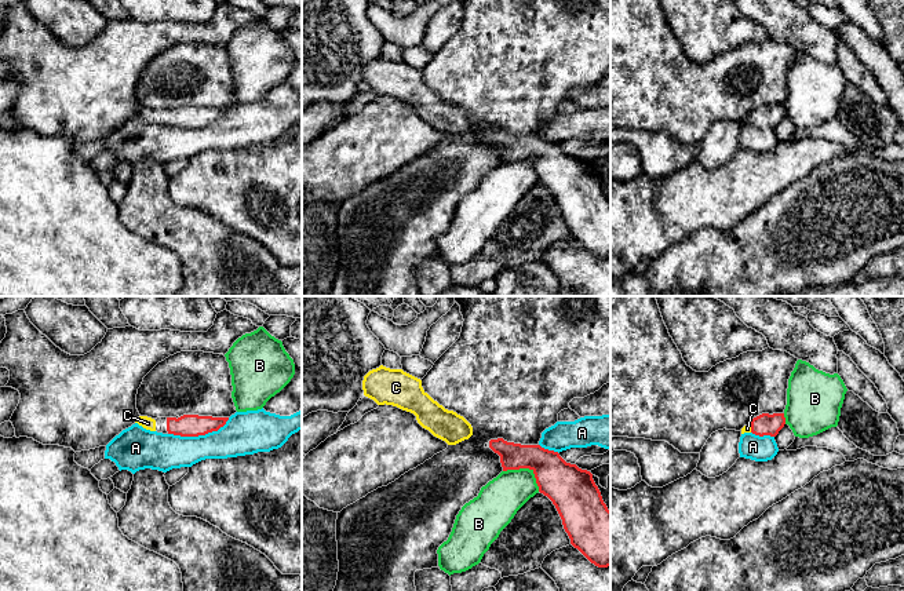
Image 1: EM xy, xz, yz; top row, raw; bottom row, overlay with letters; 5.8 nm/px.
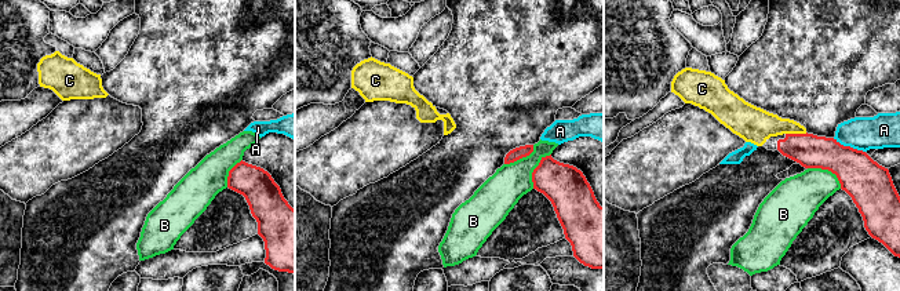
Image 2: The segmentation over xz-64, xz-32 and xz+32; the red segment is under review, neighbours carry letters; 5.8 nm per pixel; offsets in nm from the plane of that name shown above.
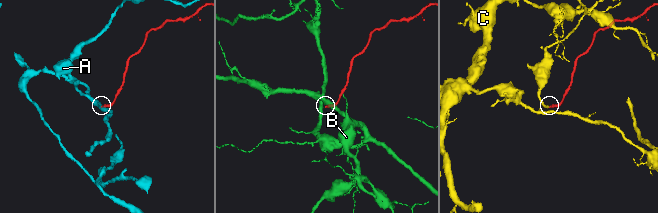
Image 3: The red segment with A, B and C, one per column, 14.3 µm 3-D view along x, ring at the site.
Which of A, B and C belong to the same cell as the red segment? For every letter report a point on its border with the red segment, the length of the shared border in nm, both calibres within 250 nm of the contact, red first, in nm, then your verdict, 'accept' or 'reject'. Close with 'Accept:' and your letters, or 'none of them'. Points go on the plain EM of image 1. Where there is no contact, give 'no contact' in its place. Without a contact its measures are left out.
A: xy (199, 126) | 380 nm | 130/240 nm | reject
B: xz (528, 159) | 240 nm | 260/240 nm | reject
C: yz (751, 120) | 50 nm | 130/50 nm | accept
Accept: C

